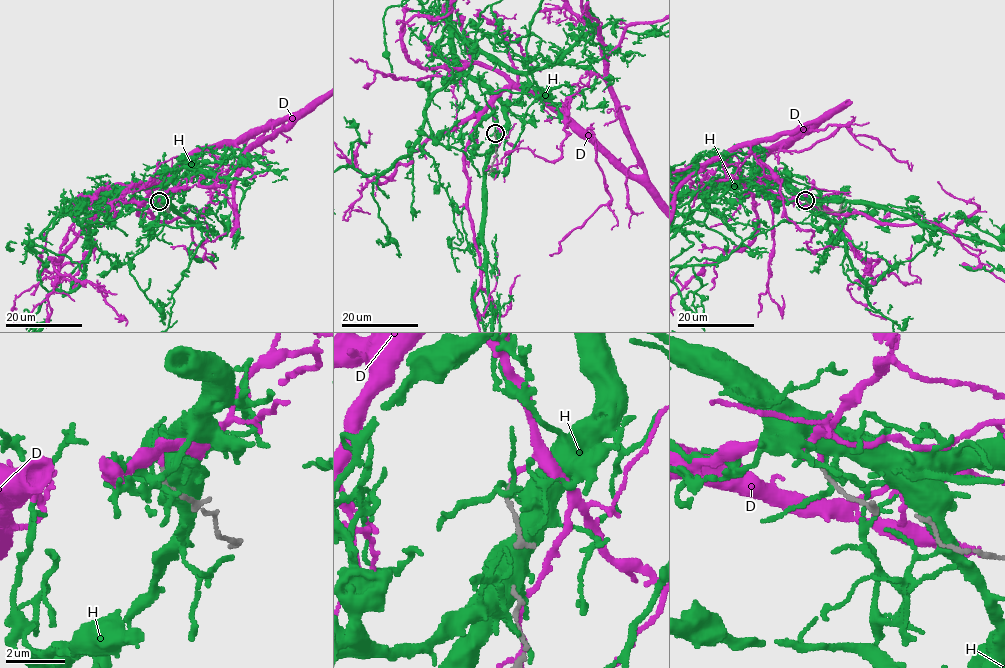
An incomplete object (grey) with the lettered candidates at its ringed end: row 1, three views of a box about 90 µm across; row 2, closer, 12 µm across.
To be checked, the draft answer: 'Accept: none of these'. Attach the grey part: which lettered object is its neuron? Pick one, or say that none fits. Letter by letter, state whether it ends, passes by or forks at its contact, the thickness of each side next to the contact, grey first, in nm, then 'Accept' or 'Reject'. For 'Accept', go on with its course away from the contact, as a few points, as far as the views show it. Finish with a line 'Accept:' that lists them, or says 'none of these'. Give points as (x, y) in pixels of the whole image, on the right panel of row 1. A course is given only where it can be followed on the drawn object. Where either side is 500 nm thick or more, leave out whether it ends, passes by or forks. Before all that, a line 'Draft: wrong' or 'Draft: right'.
Draft: wrong
D: It ends there. Thickness 110 nm (grey) against 130 nm. Accept
H: It forks there. Thickness 150 nm (grey) against 160 nm. Reject
Accept: D

